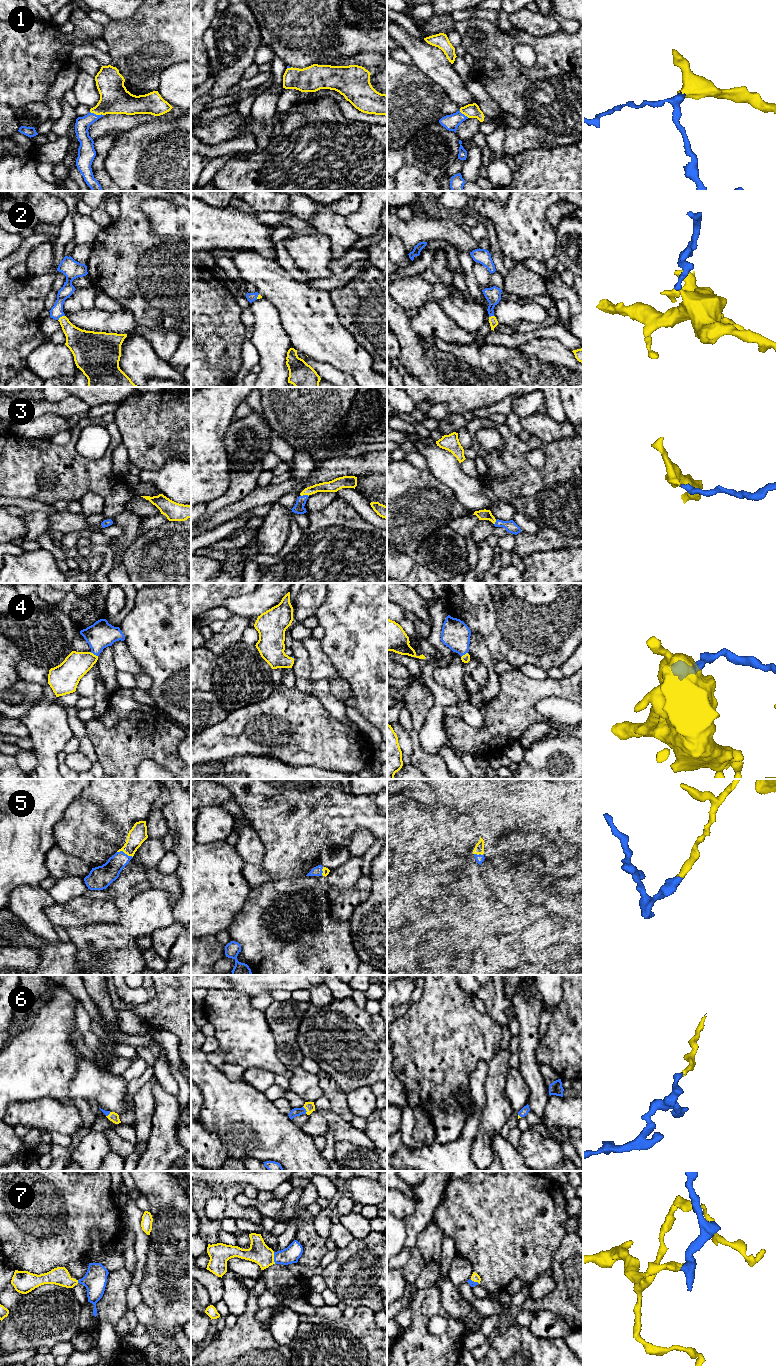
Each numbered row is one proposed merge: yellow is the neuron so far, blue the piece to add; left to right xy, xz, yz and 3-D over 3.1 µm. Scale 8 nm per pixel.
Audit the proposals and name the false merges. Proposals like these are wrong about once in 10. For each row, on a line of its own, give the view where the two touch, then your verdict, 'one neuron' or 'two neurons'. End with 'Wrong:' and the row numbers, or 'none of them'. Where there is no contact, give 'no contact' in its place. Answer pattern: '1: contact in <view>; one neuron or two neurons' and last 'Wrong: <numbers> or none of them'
1: contact in xy; one neuron
2: contact in xy; one neuron
3: contact in xz; one neuron
4: contact in xy; one neuron
5: contact in xy; one neuron
6: contact in xz; one neuron
7: contact in xz; one neuron
Wrong: none of them

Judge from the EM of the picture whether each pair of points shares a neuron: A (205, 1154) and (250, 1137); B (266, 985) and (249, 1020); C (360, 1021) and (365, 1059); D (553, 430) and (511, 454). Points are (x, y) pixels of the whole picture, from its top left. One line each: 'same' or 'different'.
A: different
B: different
C: same
D: different

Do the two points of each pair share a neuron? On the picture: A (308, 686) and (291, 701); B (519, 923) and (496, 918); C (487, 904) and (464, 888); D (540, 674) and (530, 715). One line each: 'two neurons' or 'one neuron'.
A: two neurons
B: one neuron
C: one neuron
D: two neurons

